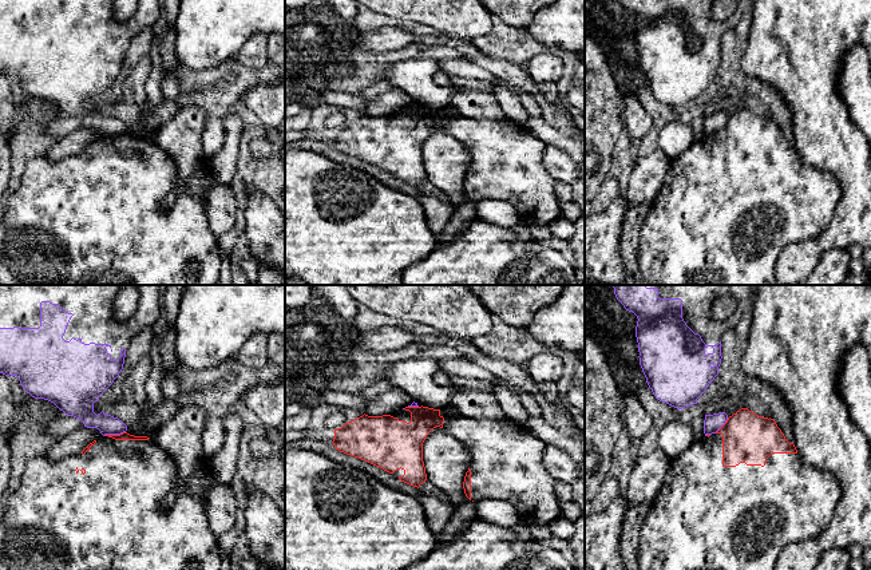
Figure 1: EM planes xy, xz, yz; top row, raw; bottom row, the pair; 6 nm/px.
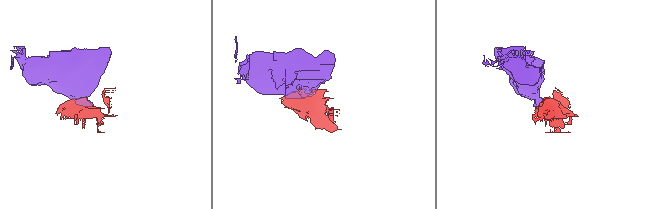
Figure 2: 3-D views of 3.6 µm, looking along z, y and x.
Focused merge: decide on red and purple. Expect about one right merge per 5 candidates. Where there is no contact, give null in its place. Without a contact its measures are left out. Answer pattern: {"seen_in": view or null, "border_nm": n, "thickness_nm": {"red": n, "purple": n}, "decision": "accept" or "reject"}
{"seen_in": "xy", "border_nm": 140, "thickness_nm": {"red": 50, "purple": 140}, "decision": "reject"}

